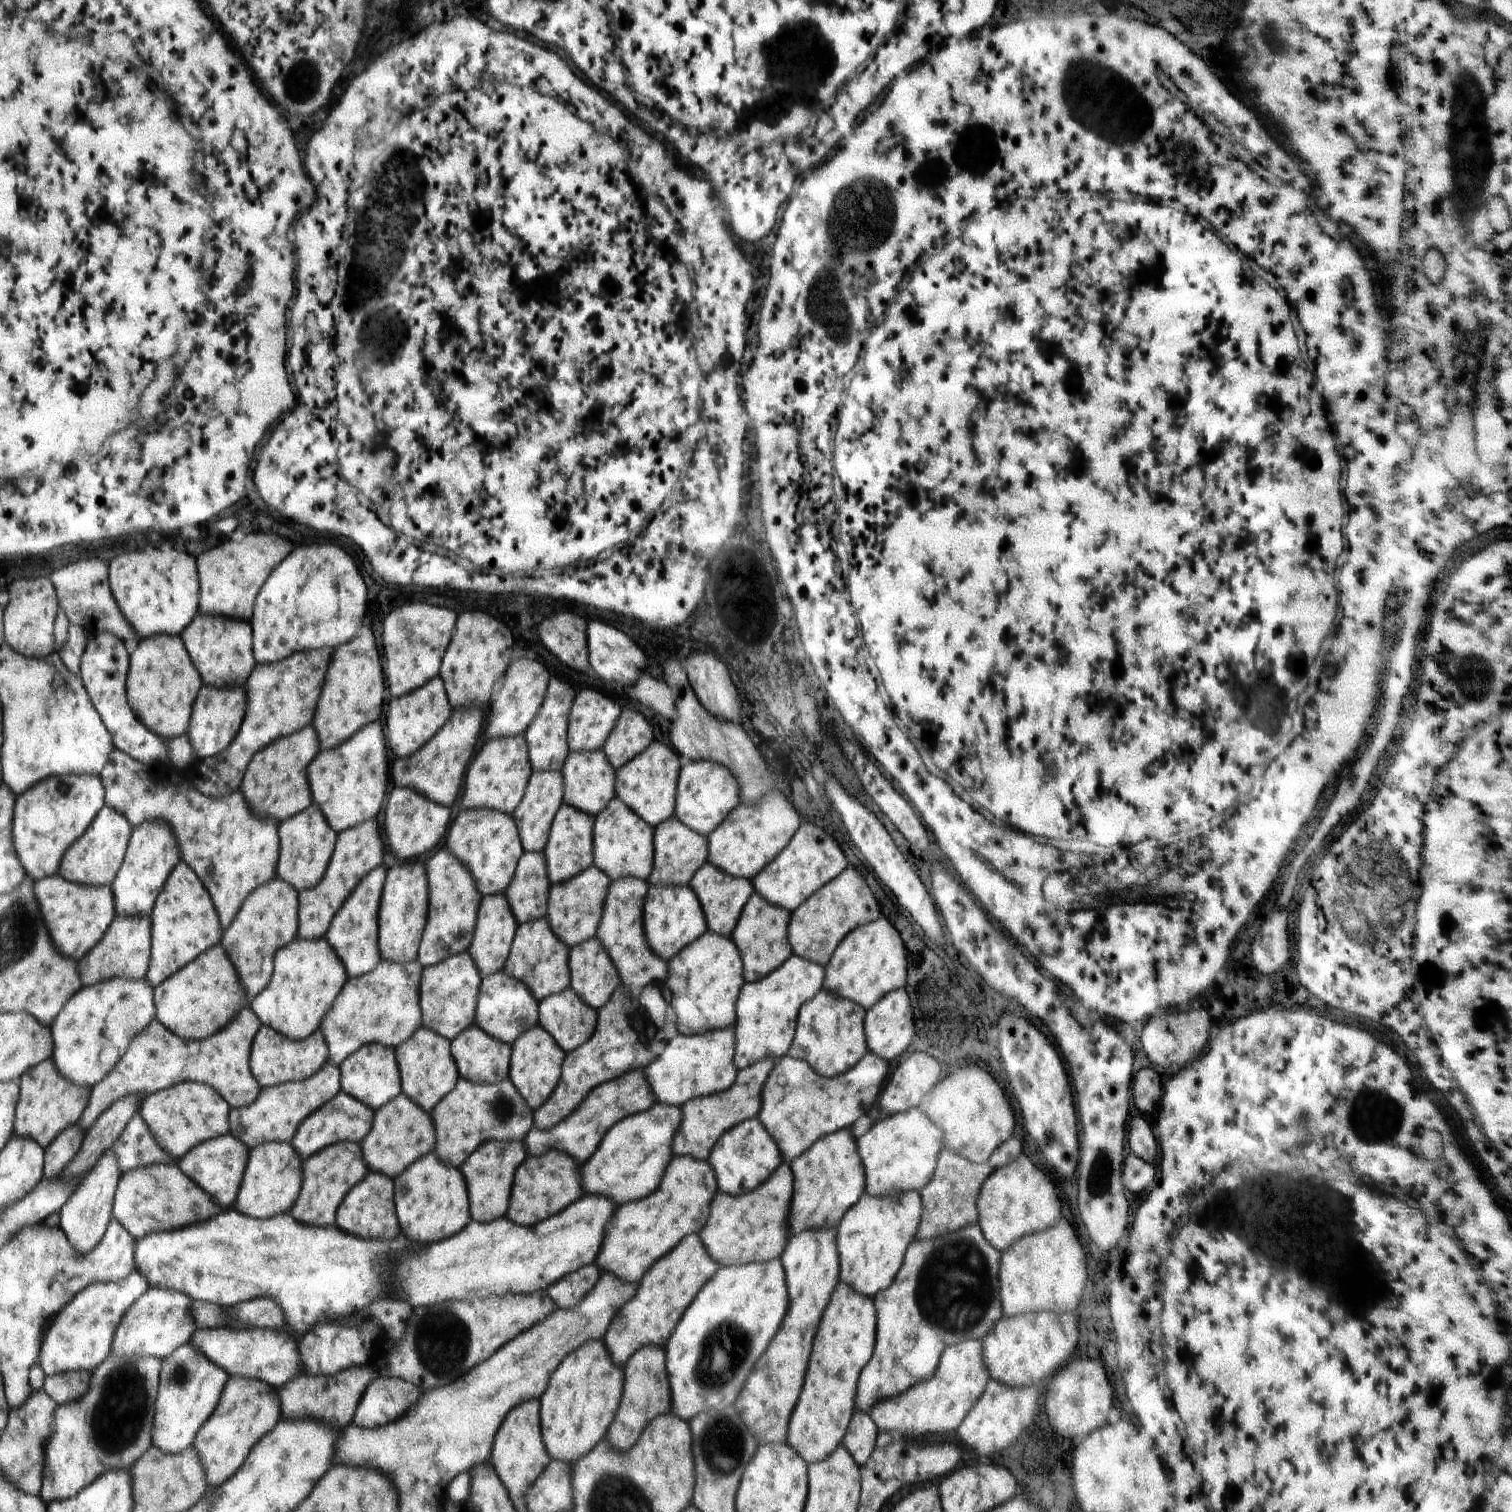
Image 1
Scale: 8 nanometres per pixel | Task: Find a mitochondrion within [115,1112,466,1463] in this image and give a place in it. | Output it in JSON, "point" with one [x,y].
{"point":[182,1373]}

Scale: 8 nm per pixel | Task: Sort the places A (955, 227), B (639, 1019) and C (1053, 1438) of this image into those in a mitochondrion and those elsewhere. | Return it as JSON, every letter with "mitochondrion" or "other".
{"A":"other","B":"mitochondrion","C":"other"}

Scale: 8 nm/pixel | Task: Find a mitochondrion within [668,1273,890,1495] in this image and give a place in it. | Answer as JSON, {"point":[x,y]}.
{"point":[725,1347]}

